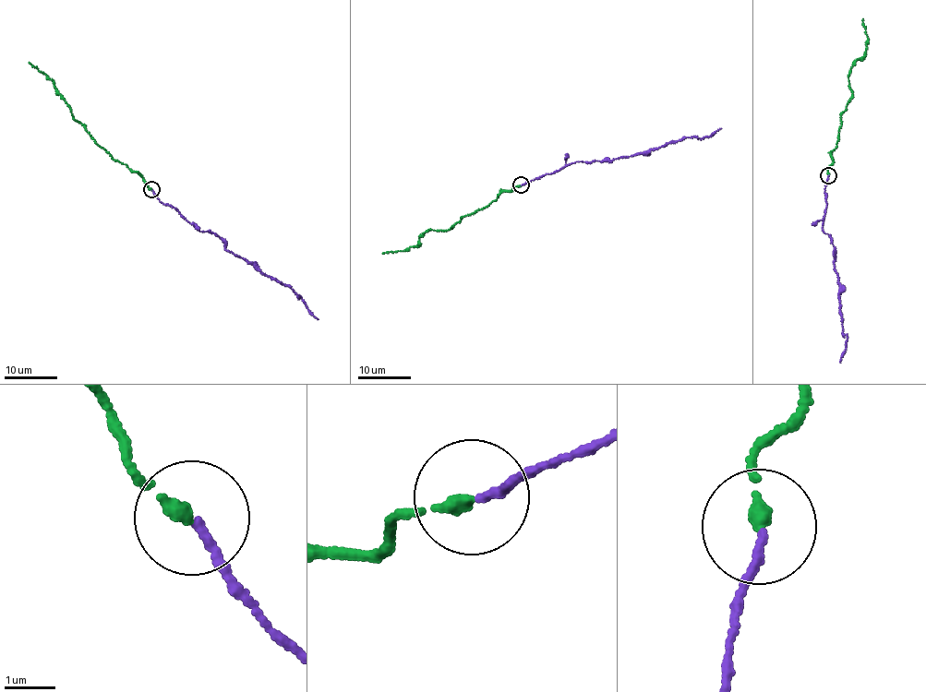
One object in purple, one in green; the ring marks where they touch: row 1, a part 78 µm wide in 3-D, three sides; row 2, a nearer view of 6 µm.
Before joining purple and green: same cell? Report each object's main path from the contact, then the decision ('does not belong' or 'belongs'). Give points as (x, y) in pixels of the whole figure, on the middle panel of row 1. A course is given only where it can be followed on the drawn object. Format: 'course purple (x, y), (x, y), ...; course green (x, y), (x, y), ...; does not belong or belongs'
course purple (521, 185), (572, 162), (610, 161), (644, 154), (688, 137), (709, 137), (721, 128); course green (520, 185), (505, 190), (490, 203), (446, 230), (430, 228), (414, 246), (382, 253); belongs

